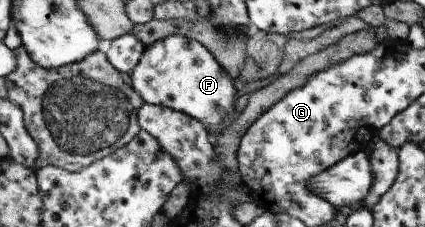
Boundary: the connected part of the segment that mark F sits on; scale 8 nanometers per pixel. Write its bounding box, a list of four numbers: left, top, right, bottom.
[130,35,238,141]

